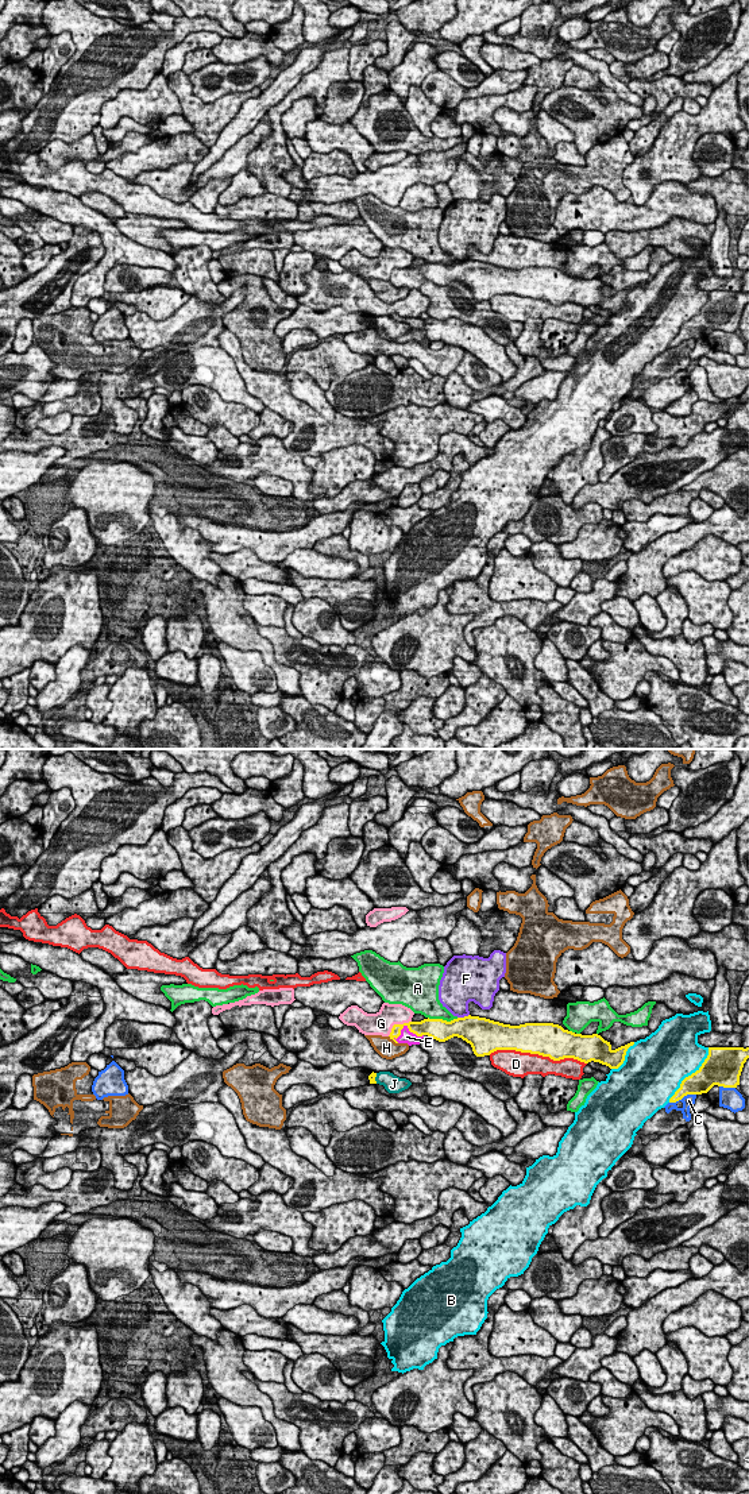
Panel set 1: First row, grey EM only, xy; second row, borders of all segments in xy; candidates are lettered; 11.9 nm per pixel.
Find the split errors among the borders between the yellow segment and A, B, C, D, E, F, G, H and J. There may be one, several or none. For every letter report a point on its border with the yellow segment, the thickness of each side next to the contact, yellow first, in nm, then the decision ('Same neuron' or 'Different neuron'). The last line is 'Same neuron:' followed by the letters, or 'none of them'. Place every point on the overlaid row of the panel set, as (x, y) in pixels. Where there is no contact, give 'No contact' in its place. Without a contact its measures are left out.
A: Touches yellow at xy (441, 1019). Thickness 260 nm (yellow) against 280 nm. Different neuron
B: Touches yellow at xy (691, 1074). Thickness 300 nm (yellow) against 480 nm. Different neuron
C: Touches yellow at xy (682, 1097). Thickness 260 nm (yellow) against 140 nm. Different neuron
D: Touches yellow at xy (537, 1053). Thickness 400 nm (yellow) against 280 nm. Different neuron
E: Touches yellow at xy (408, 1027). Thickness 190 nm (yellow) against 160 nm. Same neuron
F: Touches yellow at xy (464, 1016). Thickness 360 nm (yellow) against 320 nm. Different neuron
G: Touches yellow at xy (397, 1025). Thickness 160 nm (yellow) against 280 nm. Different neuron
H: Touches yellow at xy (393, 1039). Thickness 130 nm (yellow) against 240 nm. Different neuron
J: Touches yellow at xy (374, 1078). Thickness 90 nm (yellow) against 220 nm. Different neuron
Same neuron: E

